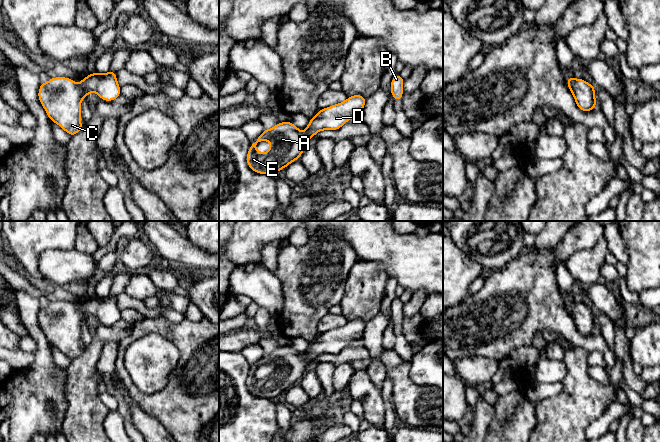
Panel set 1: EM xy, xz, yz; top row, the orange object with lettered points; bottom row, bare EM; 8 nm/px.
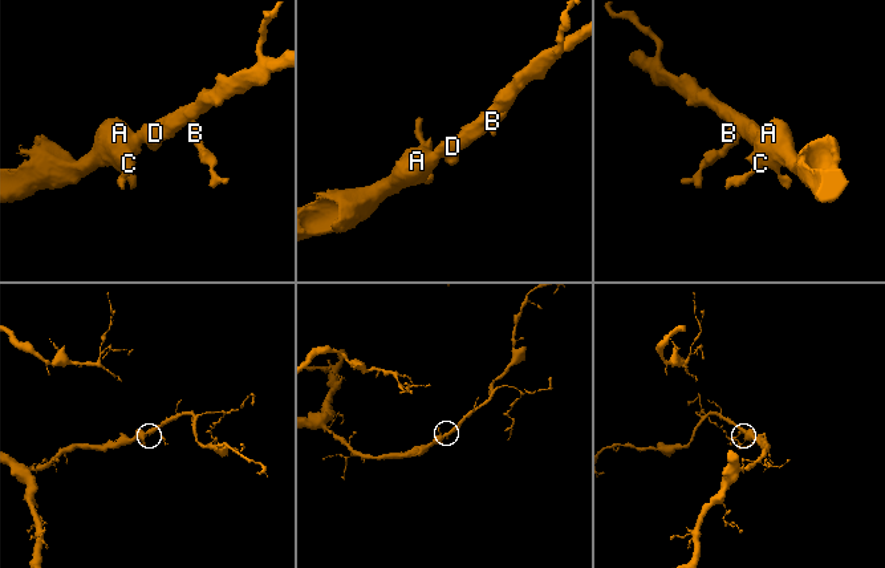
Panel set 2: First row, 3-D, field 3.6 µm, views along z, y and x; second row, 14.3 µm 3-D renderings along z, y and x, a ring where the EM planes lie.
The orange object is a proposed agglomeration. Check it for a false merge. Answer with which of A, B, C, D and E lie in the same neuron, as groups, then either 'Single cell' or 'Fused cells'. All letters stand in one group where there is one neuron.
Groups: A B C D E. Single cell

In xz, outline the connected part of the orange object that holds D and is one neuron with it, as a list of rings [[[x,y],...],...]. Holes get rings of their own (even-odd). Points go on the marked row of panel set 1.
[[[356,94],[348,97],[344,102],[319,109],[310,119],[304,133],[300,132],[291,121],[280,122],[271,129],[264,131],[251,141],[246,155],[246,162],[250,169],[259,174],[272,175],[289,164],[298,160],[306,149],[306,142],[322,130],[340,129],[352,117],[361,115],[366,103],[366,97]],[[264,141],[270,141],[270,150],[261,153],[255,146]]]

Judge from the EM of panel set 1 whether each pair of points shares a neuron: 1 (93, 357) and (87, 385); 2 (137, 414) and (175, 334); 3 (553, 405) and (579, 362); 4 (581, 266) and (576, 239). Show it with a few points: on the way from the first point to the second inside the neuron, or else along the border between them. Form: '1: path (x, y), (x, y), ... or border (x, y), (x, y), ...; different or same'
1: path (87, 364), (87, 378); same
2: border (126, 389), (131, 399), (159, 422); different
3: path (564, 395), (577, 382), (577, 373); same
4: border (599, 239), (591, 248), (577, 250), (565, 259); different

